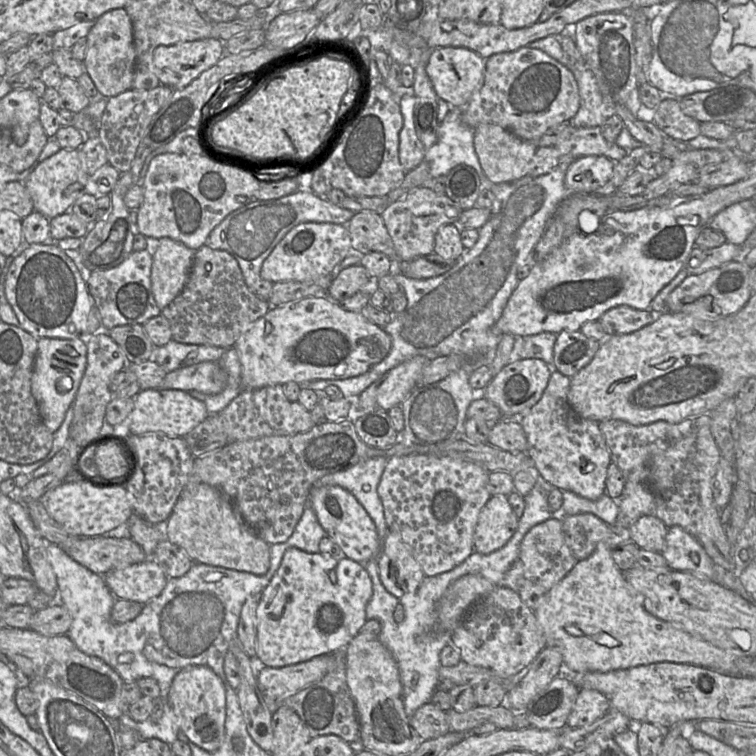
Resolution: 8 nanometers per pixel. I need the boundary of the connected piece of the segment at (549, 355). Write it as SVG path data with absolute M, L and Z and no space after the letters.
M541 332L535 335L516 336L509 355L510 363L524 359L540 359L553 367L556 335L550 332Z

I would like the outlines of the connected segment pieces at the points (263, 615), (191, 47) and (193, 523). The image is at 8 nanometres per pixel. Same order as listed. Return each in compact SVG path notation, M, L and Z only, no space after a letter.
M295 547L288 548L283 557L278 570L271 578L270 583L259 595L259 604L256 611L257 618L257 642L256 656L266 667L280 668L296 663L308 661L316 656L331 654L337 650L342 650L358 635L362 626L367 621L366 606L372 597L373 585L364 564L351 560L349 558L335 559L330 555L323 555L321 552L308 553Z
M206 38L158 46L153 53L154 73L160 84L183 88L225 55L224 42Z
M188 483L166 521L166 532L167 540L184 549L194 563L255 575L264 575L270 567L270 545L245 523L219 489L208 484Z

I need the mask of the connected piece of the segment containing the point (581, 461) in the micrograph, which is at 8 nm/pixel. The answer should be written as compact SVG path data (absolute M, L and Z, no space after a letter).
M552 370L539 401L521 420L527 438L526 453L544 480L555 488L568 490L589 500L605 492L605 481L611 456L598 422L579 416L568 403L571 379Z

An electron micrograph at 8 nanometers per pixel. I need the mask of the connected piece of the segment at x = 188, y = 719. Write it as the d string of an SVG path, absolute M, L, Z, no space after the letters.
M188 666L174 677L169 702L182 734L200 748L214 752L225 739L226 691L221 679L207 666Z

